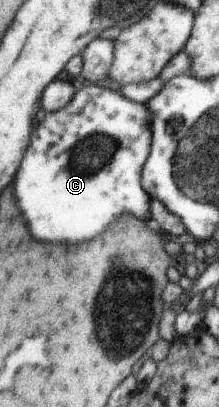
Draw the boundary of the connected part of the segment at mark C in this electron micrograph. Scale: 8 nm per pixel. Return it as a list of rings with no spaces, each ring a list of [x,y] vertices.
[[[91,84],[84,86],[76,92],[74,100],[62,108],[62,110],[56,110],[56,112],[47,112],[40,122],[40,128],[34,132],[34,138],[32,138],[32,144],[26,152],[26,158],[20,166],[20,172],[18,172],[18,178],[16,178],[16,196],[20,200],[20,208],[26,216],[26,222],[32,230],[32,234],[38,238],[38,240],[46,240],[46,242],[86,242],[86,240],[92,240],[94,236],[102,234],[104,230],[110,230],[110,226],[114,226],[117,220],[120,221],[125,215],[136,216],[138,220],[143,220],[149,227],[157,227],[154,223],[153,216],[153,200],[152,196],[142,184],[142,174],[145,169],[146,162],[149,161],[150,152],[153,147],[153,126],[152,126],[152,112],[148,103],[142,104],[140,102],[132,102],[128,98],[124,98],[120,92],[114,92],[106,86],[96,86]]]

